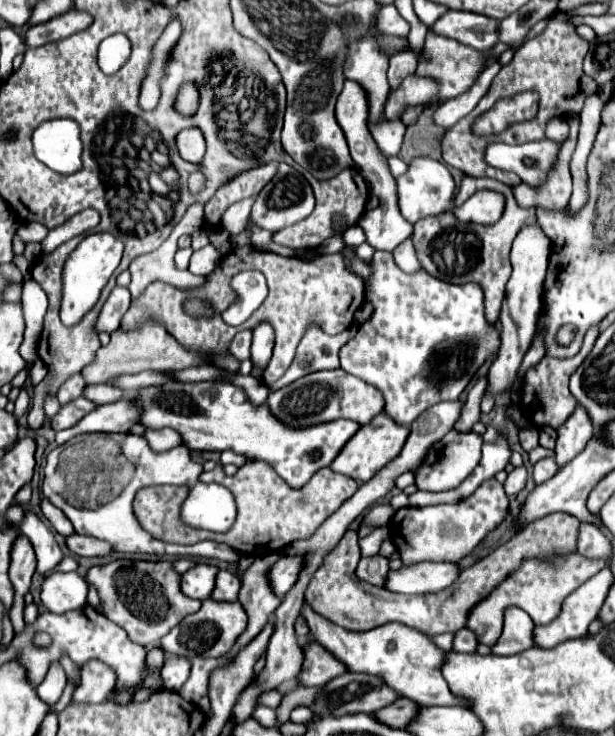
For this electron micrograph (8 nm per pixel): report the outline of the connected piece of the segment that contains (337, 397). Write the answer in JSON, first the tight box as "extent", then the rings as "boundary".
{"extent":[267,369,383,427],"boundary":[[[335,369],[335,377],[301,377],[291,385],[269,393],[267,405],[281,421],[293,427],[307,427],[339,417],[367,425],[375,415],[383,413],[383,395],[373,385],[367,385],[343,369]]]}

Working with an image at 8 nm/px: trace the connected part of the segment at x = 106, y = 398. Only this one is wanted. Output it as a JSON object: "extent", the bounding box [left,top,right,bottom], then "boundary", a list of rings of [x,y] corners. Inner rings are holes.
{"extent":[85,383,123,405],"boundary":[[[103,383],[103,385],[87,385],[85,391],[87,391],[85,397],[91,399],[93,403],[97,403],[97,405],[113,403],[113,401],[117,401],[117,399],[123,397],[123,389],[113,387],[113,385],[109,385],[109,383]]]}

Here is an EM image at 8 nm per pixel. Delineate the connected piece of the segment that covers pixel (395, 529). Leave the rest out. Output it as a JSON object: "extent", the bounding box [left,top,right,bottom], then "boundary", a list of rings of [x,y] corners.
{"extent":[389,479,509,565],"boundary":[[[497,479],[485,481],[473,495],[453,505],[403,507],[389,521],[389,537],[395,543],[403,565],[419,561],[459,561],[469,555],[509,515],[509,499]]]}

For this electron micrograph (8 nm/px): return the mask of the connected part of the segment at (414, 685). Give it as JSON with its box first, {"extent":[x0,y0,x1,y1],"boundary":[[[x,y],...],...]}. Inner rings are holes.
{"extent":[301,605,471,709],"boundary":[[[303,605],[301,613],[305,615],[309,633],[315,637],[315,641],[329,649],[335,657],[339,657],[339,661],[343,661],[349,671],[381,675],[395,691],[399,691],[401,697],[413,699],[415,703],[425,707],[427,705],[447,705],[465,709],[471,707],[471,701],[463,701],[463,697],[455,697],[455,693],[451,693],[447,681],[441,675],[445,651],[417,629],[403,627],[401,623],[387,623],[371,631],[351,633],[347,629],[341,629],[339,625],[331,625],[329,621],[313,613],[311,607],[307,605]]]}

